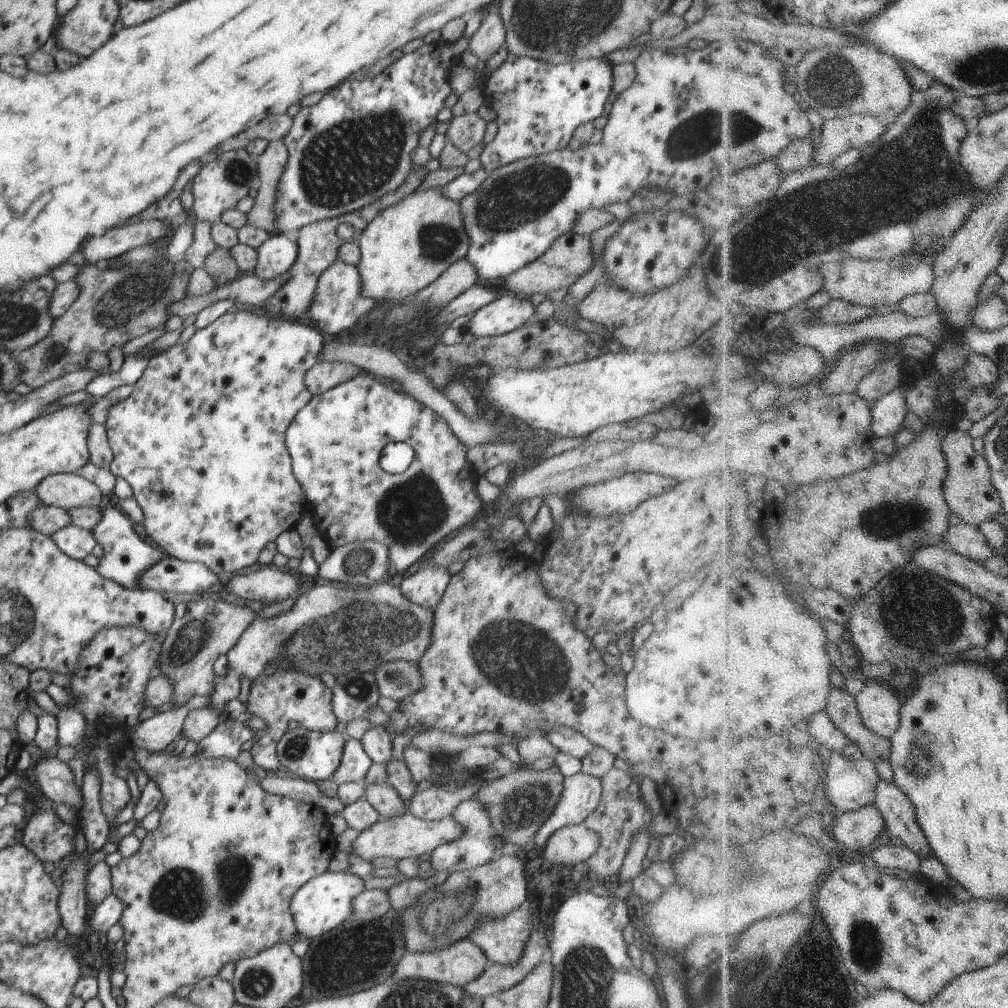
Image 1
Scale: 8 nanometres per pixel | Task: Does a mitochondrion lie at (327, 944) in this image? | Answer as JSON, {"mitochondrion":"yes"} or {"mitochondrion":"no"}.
{"mitochondrion":"no"}

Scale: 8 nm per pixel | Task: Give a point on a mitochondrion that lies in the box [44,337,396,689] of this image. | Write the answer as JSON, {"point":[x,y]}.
{"point":[192,636]}

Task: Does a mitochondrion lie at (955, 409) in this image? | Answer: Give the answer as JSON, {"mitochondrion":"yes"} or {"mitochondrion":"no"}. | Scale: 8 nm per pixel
{"mitochondrion":"no"}

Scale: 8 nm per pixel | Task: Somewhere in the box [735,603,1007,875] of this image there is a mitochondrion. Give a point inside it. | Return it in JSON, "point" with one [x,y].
{"point":[923,759]}

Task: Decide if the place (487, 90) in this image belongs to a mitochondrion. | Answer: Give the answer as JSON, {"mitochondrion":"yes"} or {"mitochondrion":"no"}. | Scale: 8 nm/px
{"mitochondrion":"no"}

